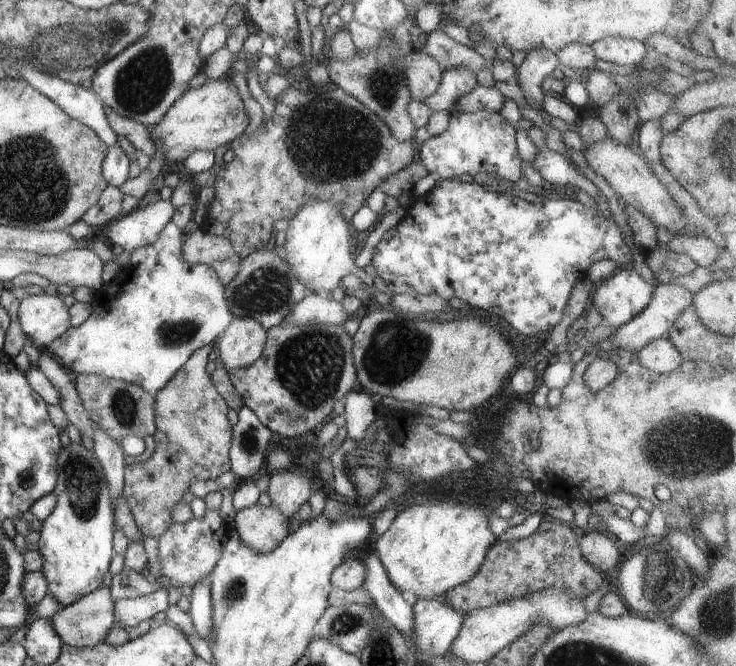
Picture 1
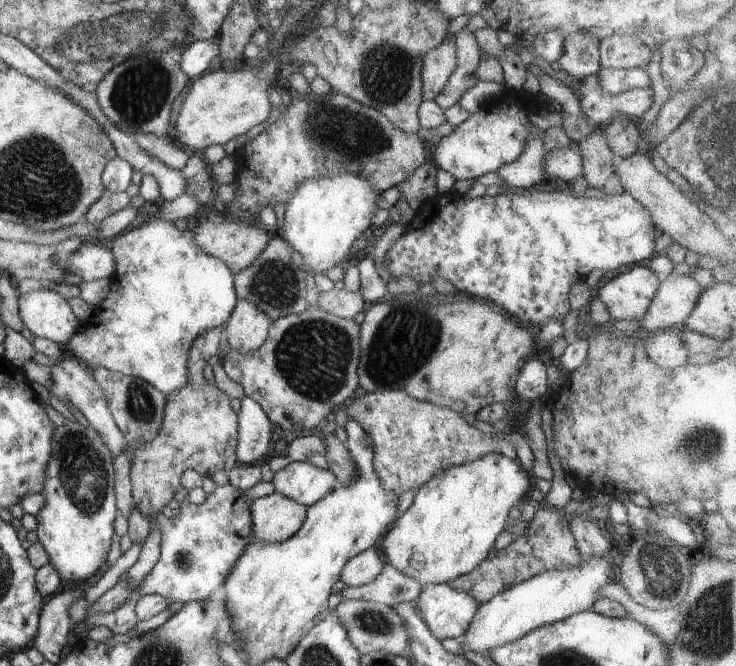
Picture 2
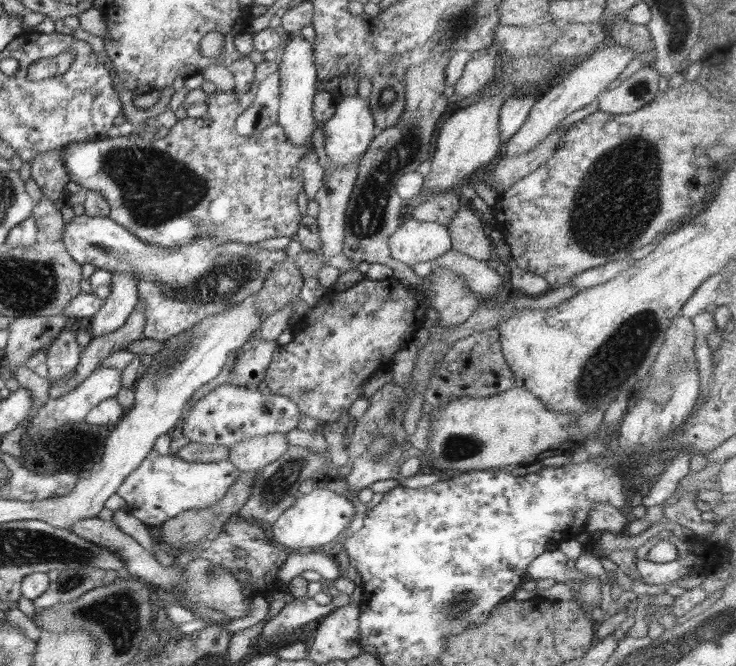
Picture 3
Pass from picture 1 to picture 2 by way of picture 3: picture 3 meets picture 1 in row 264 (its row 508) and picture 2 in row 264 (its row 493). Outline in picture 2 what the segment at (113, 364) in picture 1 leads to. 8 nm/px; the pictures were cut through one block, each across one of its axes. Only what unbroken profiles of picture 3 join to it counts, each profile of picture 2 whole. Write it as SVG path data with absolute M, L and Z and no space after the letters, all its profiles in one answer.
M150 220L146 222L144 226L137 229L128 229L124 231L122 236L118 236L116 240L112 242L111 250L112 255L116 259L117 270L115 274L110 277L112 284L110 284L110 292L108 296L94 307L91 319L79 329L76 334L72 334L72 338L68 338L68 344L64 346L64 355L72 354L72 358L78 358L84 366L88 366L89 369L104 368L111 370L124 376L132 376L132 378L140 378L144 382L148 382L151 386L154 386L156 390L162 392L162 394L171 394L176 390L182 390L184 386L188 386L188 358L191 344L194 344L196 338L206 334L208 330L216 330L216 328L223 329L225 327L228 318L232 316L234 308L236 308L237 296L234 288L234 274L230 272L230 268L218 258L212 258L210 254L206 254L202 248L196 246L194 242L193 225L185 232L180 232L172 222L164 222L163 220Z

